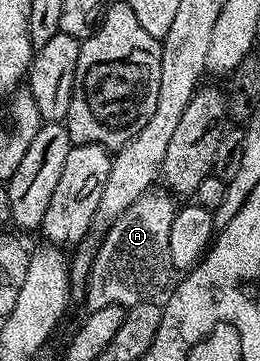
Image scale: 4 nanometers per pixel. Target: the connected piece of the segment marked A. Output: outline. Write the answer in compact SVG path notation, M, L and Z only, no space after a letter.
M153 189L141 195L131 209L123 212L114 223L108 224L109 236L102 241L97 256L92 256L89 275L83 284L89 311L107 309L107 305L128 309L136 303L156 300L157 294L165 286L170 286L169 278L175 275L175 268L171 261L169 237L178 204L172 194L158 191Z

